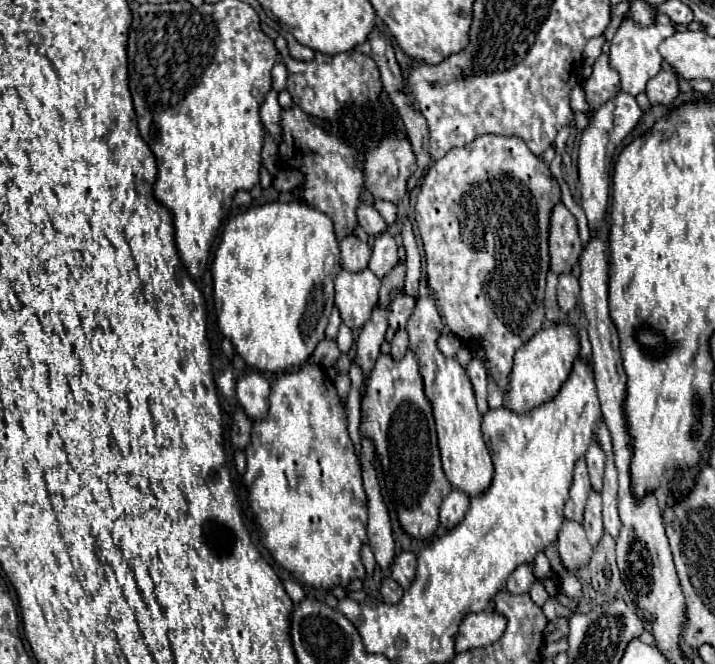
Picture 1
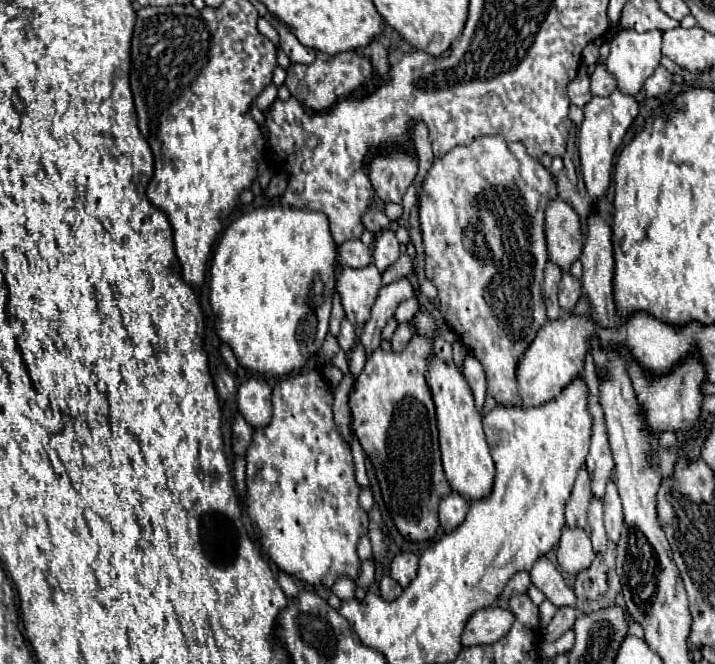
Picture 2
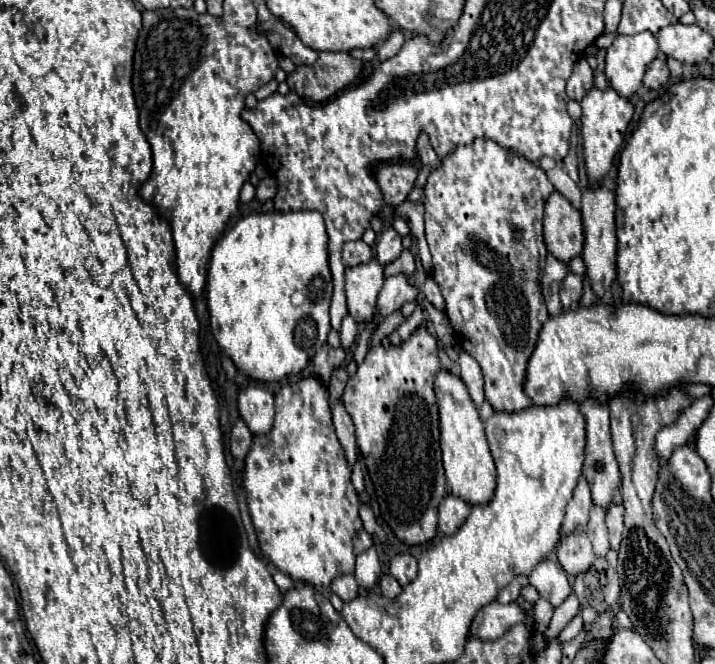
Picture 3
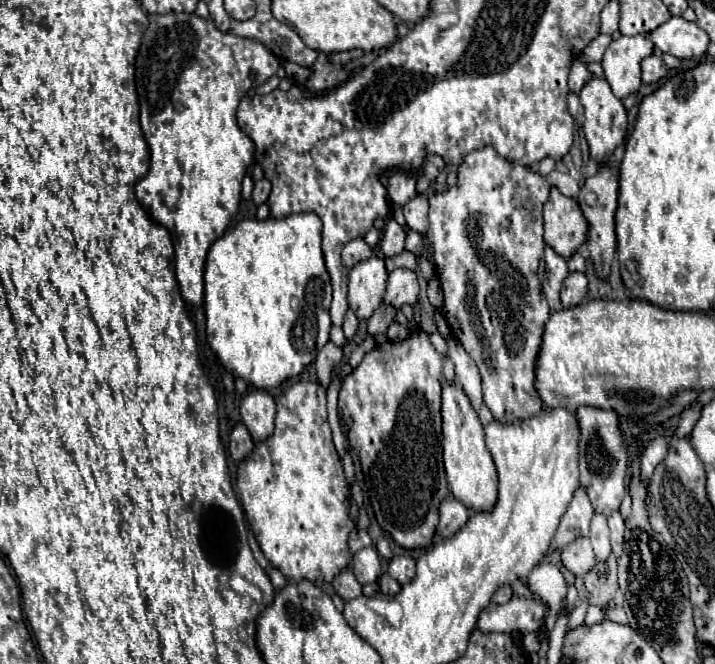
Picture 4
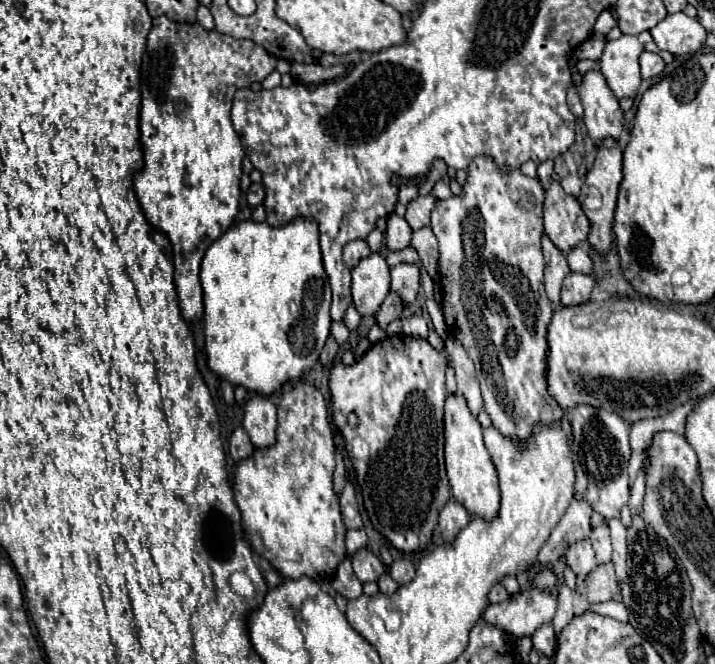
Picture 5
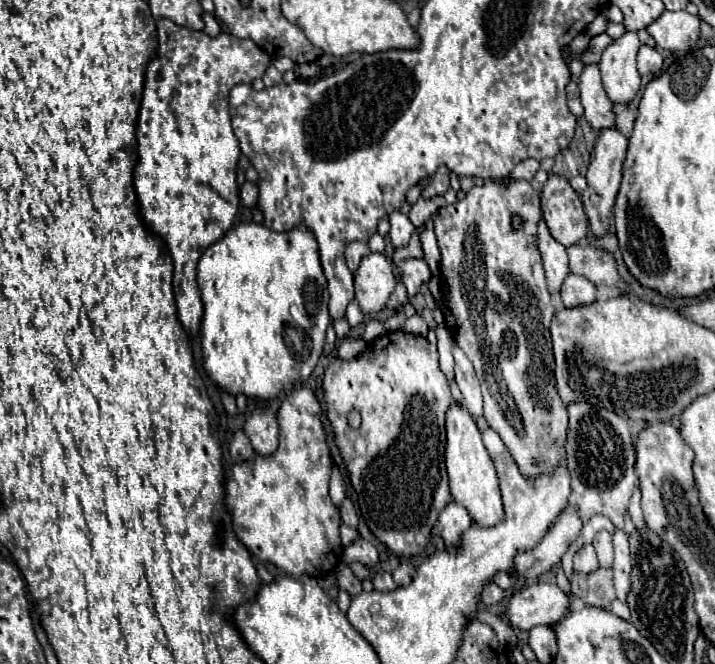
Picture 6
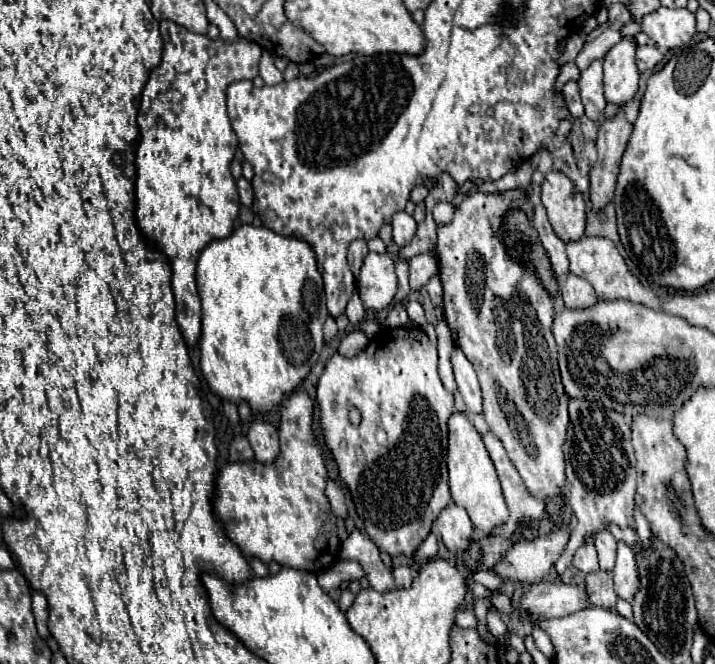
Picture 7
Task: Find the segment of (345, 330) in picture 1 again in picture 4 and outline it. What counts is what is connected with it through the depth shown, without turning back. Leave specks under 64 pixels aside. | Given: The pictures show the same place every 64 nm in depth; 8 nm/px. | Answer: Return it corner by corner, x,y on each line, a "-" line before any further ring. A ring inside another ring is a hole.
352,310
346,312
346,318
344,318
342,328
344,328
346,338
352,338
352,336
354,336
354,332
356,332
356,328
358,328
358,318
356,318
356,314
354,314

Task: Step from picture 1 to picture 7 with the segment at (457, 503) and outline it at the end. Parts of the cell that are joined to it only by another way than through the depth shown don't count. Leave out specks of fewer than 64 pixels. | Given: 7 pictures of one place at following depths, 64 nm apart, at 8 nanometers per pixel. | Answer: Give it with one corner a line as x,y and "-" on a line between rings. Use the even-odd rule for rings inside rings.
450,502
438,516
436,528
440,532
440,538
448,552
452,556
458,556
468,550
472,544
472,522
468,518
468,512
454,502

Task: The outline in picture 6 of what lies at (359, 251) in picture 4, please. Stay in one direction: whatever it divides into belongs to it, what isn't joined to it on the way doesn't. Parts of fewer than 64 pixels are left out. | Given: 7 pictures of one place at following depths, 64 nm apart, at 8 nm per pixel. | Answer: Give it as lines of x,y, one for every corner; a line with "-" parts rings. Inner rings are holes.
350,242
348,248
346,248
346,262
348,262
348,268
350,272
354,274
360,266
360,260
364,256
368,256
370,250
368,250
368,244
366,242

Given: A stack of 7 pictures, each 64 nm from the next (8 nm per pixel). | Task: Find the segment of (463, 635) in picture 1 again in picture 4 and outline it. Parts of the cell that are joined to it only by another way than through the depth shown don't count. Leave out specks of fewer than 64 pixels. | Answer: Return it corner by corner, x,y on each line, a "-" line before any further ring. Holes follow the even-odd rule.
512,596
510,602
502,606
490,602
482,610
476,628
482,632
508,632
508,634
538,632
548,610
550,610
548,604
538,596
532,598

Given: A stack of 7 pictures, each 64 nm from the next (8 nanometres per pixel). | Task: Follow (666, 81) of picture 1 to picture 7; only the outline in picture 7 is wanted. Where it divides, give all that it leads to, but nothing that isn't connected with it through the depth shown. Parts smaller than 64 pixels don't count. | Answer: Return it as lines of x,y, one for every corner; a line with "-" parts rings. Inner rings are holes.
636,46
636,66
640,72
654,70
662,60
662,52
656,46

